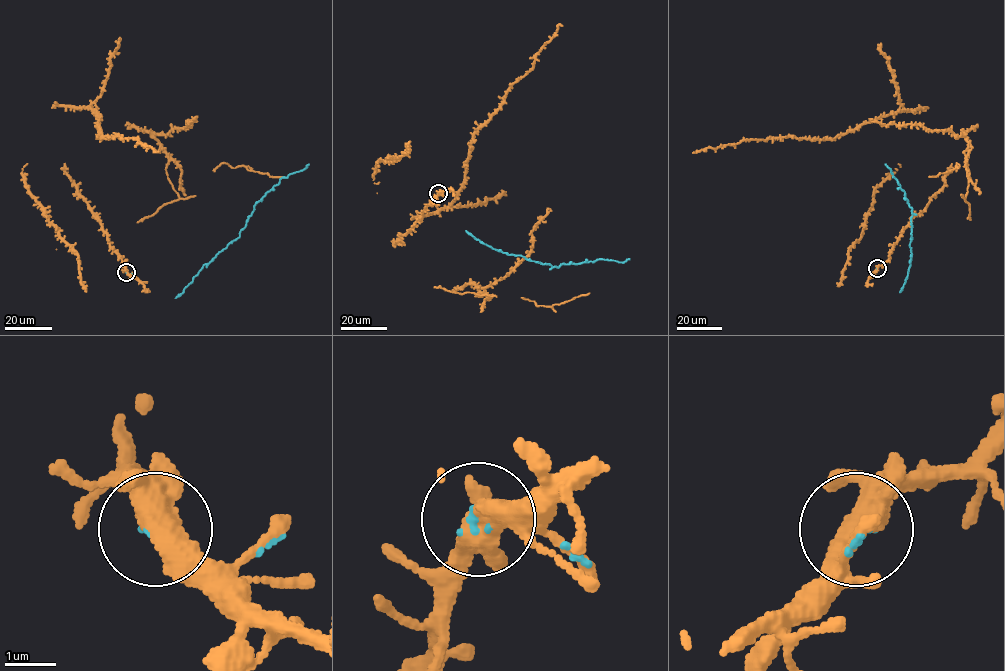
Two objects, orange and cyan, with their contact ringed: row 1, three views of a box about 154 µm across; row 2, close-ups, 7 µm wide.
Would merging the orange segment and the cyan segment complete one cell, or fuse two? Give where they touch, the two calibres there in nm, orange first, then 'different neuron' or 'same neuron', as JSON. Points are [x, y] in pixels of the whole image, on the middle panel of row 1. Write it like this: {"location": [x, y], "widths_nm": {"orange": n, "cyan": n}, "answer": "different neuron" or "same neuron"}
{"location": [438, 193], "widths_nm": {"orange": 440, "cyan": 90}, "answer": "same neuron"}

